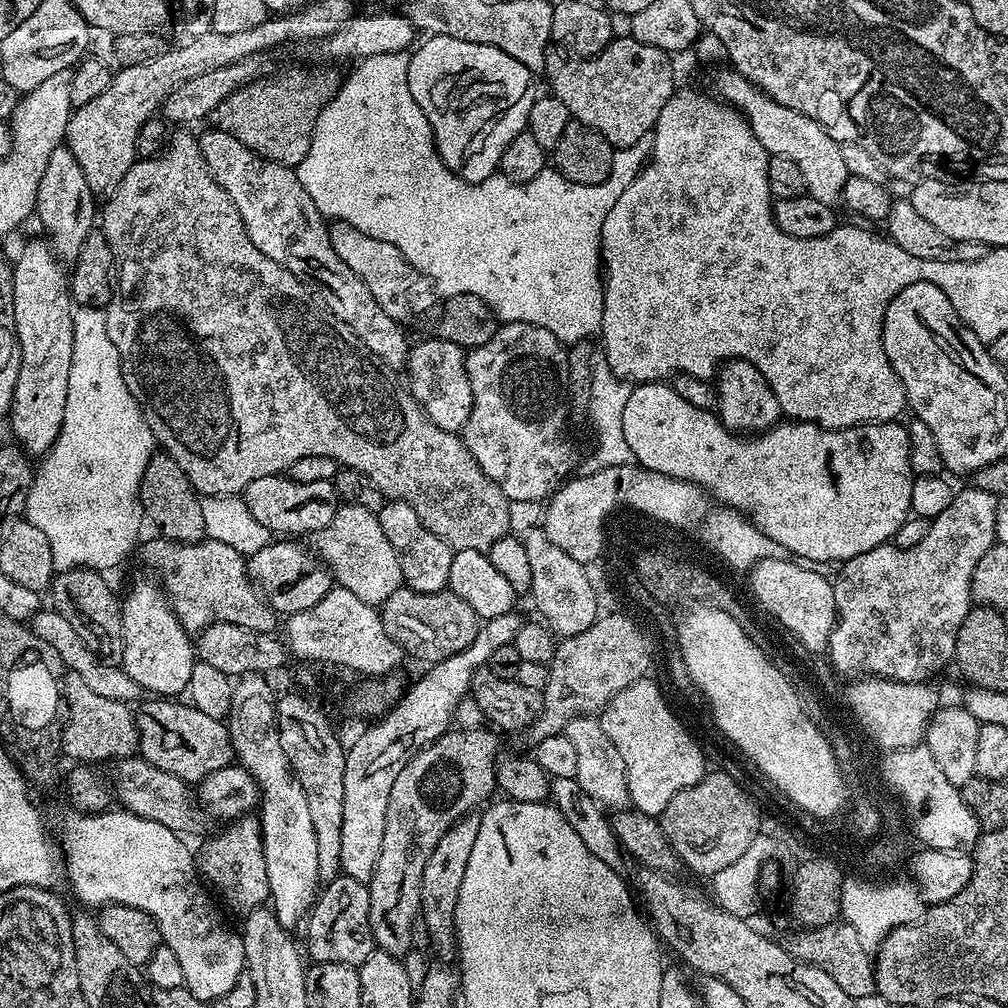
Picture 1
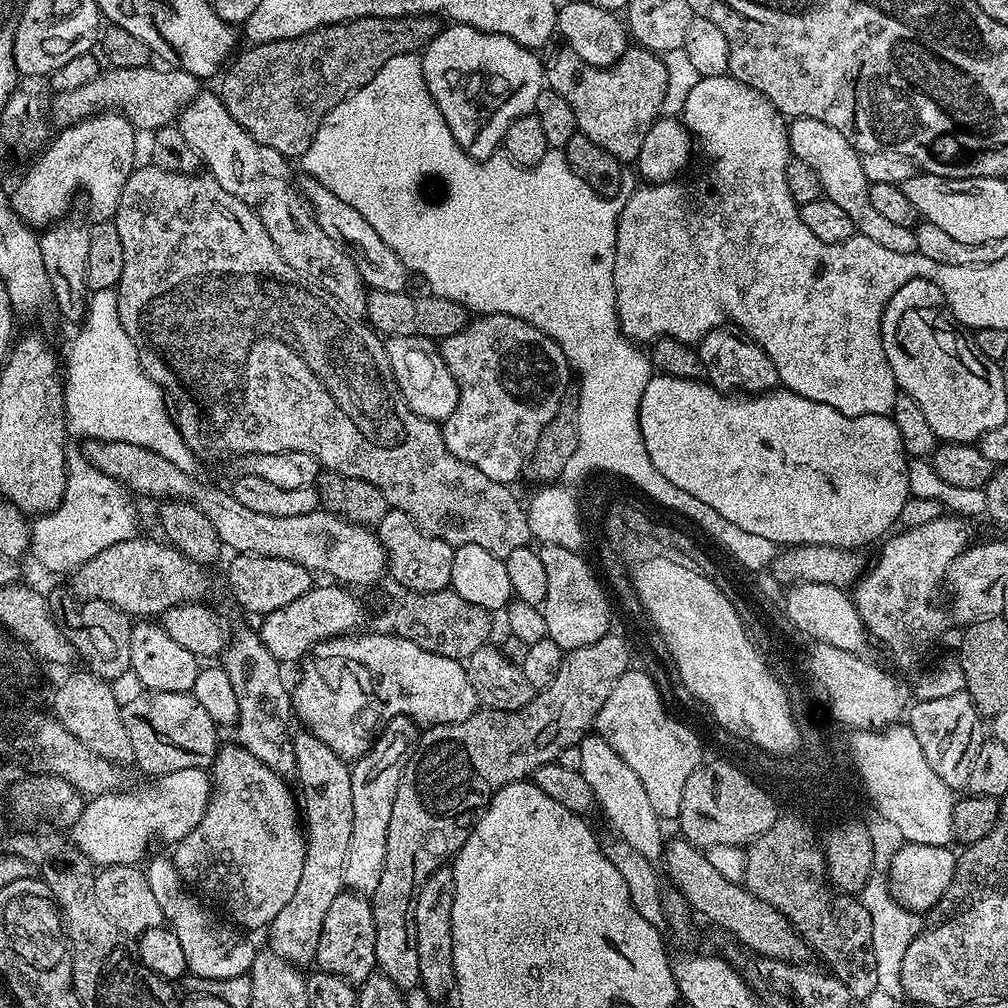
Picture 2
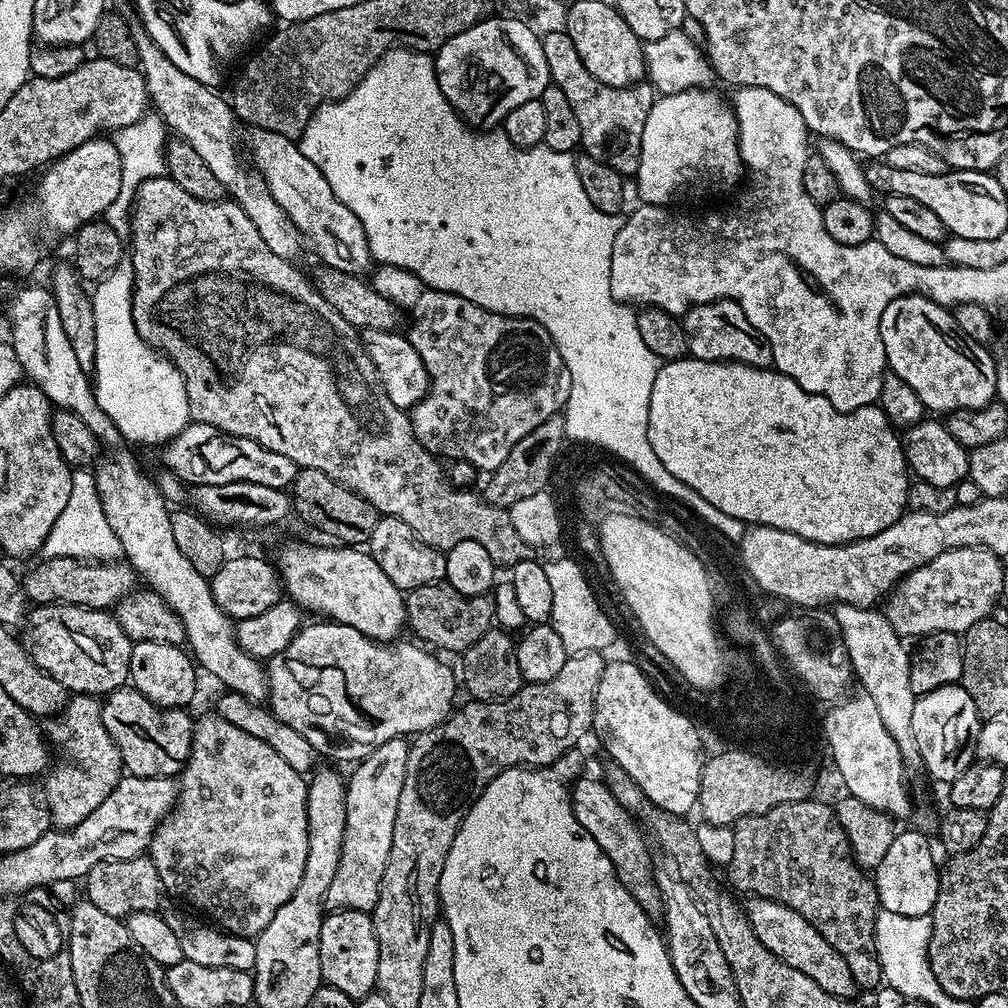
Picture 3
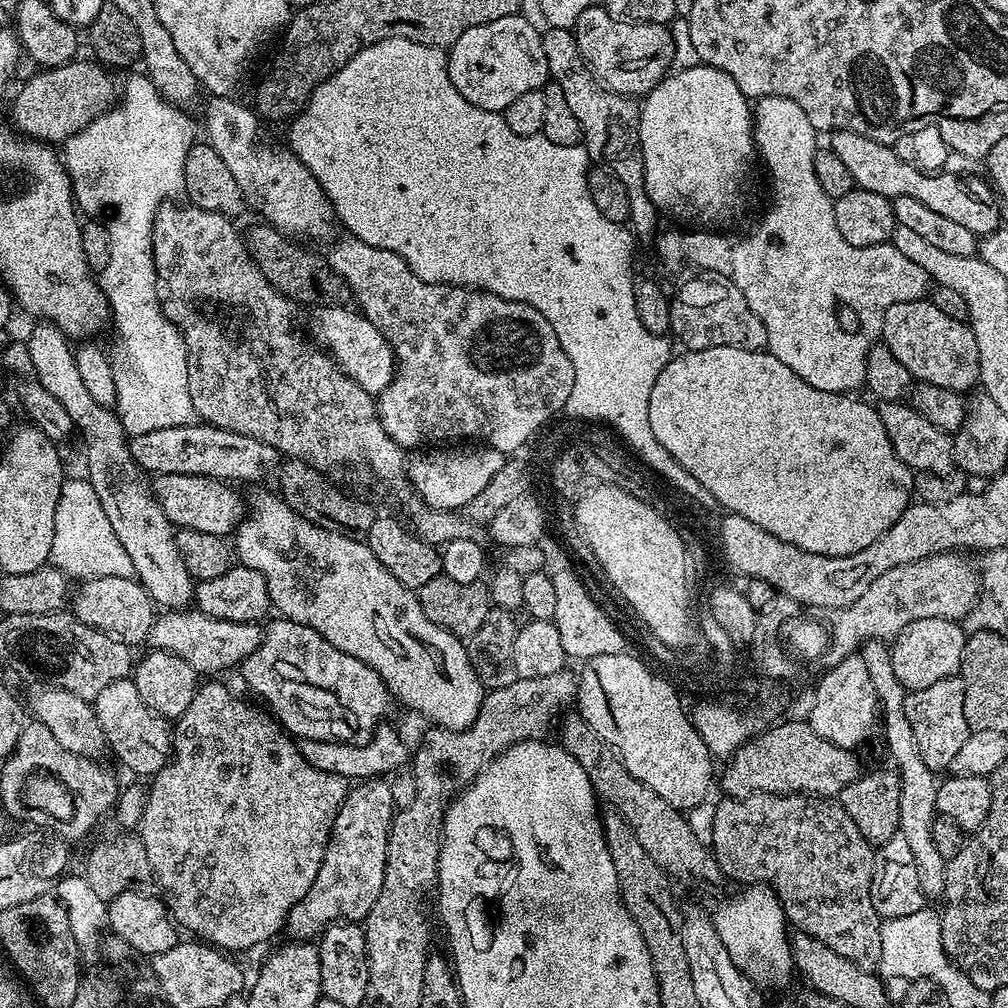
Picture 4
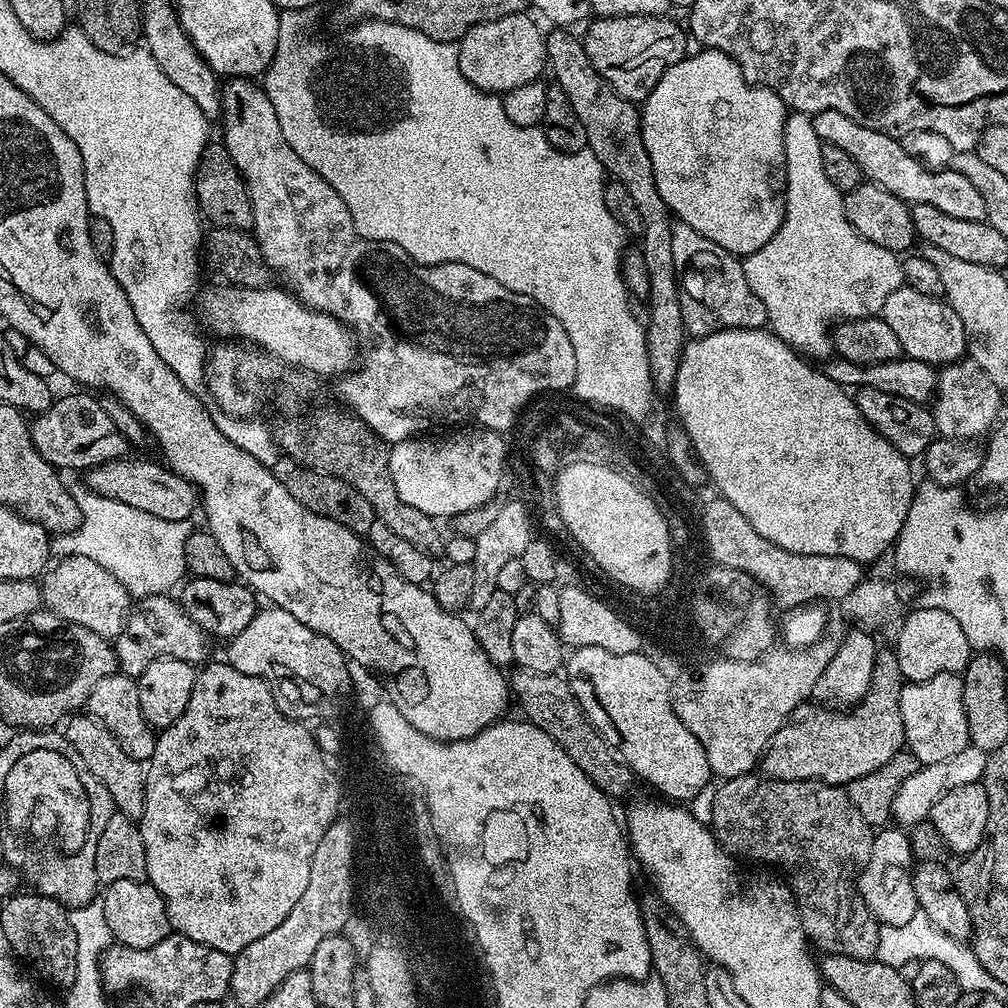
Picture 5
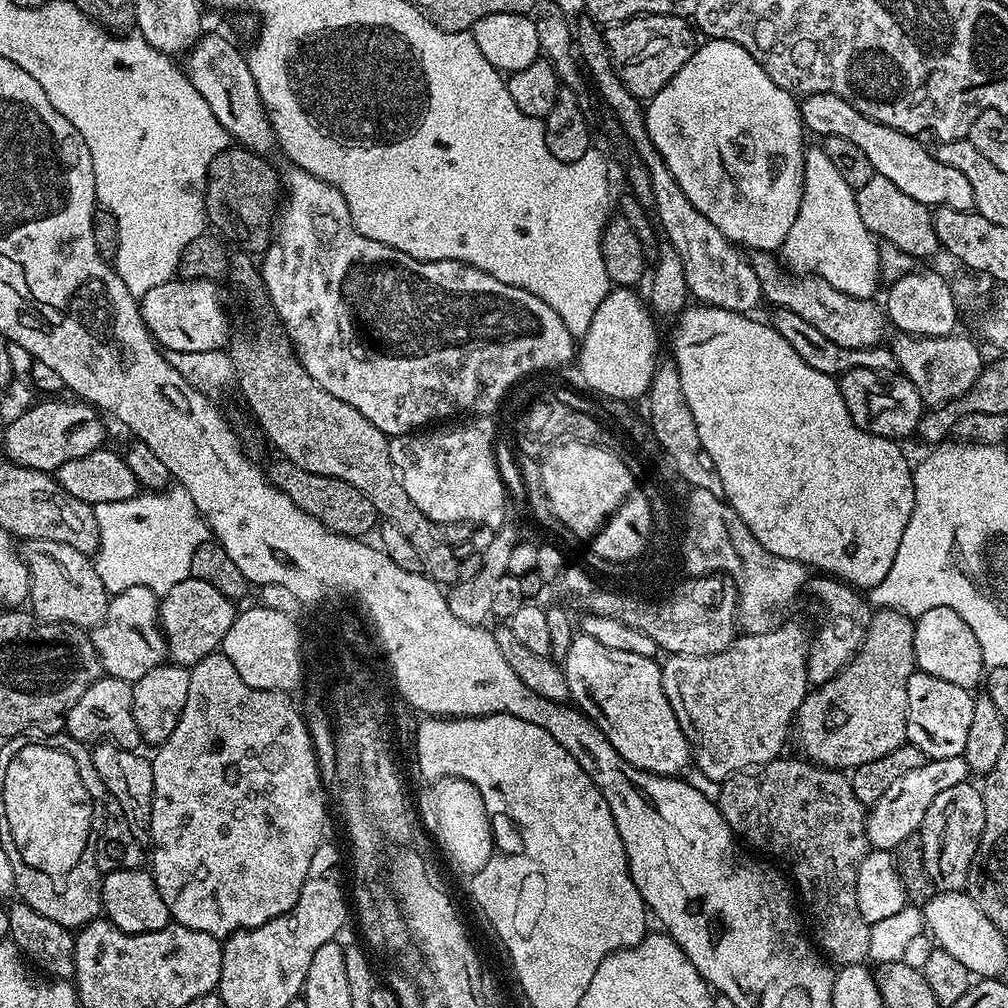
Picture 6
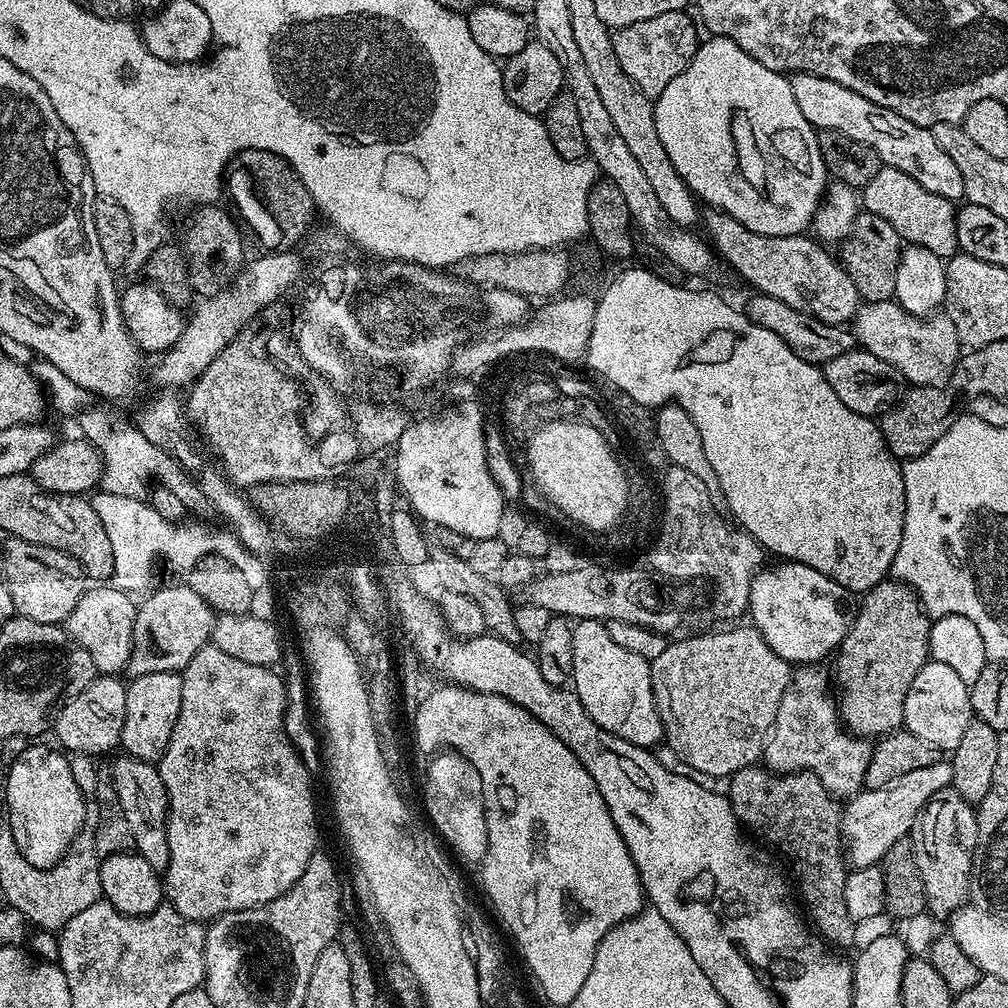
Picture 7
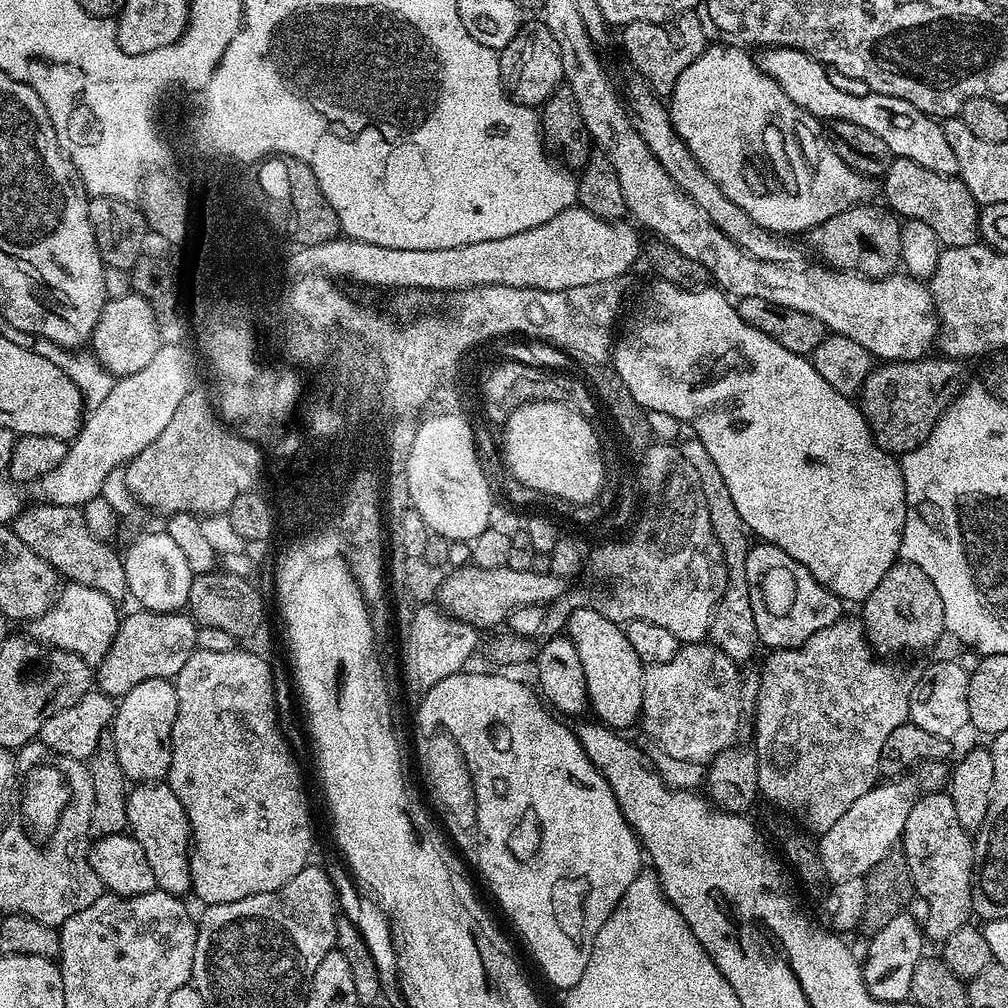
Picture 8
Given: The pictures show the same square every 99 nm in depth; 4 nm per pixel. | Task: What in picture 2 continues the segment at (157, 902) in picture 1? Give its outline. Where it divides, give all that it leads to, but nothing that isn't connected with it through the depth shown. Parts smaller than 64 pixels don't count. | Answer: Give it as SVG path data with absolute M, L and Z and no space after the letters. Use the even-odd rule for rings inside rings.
M167 855L150 860L147 861L148 868L146 867L148 885L152 887L158 906L162 906L167 927L172 929L178 942L182 942L182 954L186 954L188 972L197 980L225 980L249 975L258 951L257 945L252 945L244 937L247 935L243 931L237 930L219 915L211 916L207 912L209 909L186 887L175 864Z

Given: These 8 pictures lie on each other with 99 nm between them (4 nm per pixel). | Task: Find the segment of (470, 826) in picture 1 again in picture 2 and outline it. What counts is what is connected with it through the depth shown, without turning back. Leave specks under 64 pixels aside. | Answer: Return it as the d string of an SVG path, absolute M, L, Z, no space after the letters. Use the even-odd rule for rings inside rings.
M442 866L420 886L415 902L415 938L418 939L420 986L429 997L442 999L446 990L455 987L453 970L453 874Z

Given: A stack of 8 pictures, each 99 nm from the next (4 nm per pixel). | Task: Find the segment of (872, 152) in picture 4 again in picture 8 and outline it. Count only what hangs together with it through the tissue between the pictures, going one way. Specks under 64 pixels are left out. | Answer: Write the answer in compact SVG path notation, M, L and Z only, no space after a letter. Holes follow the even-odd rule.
M765 47L761 52L764 53L758 56L760 69L778 82L790 102L794 102L811 116L824 122L858 122L858 126L874 130L874 134L878 134L878 138L882 138L882 142L890 146L893 157L910 158L910 162L918 162L918 166L926 166L928 170L934 170L943 176L957 175L958 158L954 158L954 150L950 150L950 142L946 142L946 134L939 119L927 116L922 110L910 106L910 102L902 102L902 98L869 91L865 91L864 96L847 92L831 80L833 77L825 65L797 48Z

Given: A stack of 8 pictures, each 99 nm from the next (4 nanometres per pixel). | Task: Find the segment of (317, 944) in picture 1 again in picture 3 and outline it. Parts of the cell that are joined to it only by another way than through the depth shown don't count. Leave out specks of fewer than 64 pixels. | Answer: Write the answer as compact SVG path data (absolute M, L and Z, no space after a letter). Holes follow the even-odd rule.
M342 908L325 915L320 931L320 978L327 987L342 990L357 1002L377 991L378 938L369 913Z

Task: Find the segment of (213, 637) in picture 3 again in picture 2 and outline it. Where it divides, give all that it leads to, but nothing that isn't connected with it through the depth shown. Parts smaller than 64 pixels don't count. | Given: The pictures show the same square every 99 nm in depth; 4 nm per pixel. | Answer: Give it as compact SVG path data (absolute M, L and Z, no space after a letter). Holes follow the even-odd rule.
M240 624L236 628L236 632L234 628L230 636L230 643L222 653L222 667L226 670L226 678L230 678L234 698L238 698L238 718L234 725L235 743L250 754L254 754L254 758L258 758L258 762L270 766L270 770L274 770L279 776L291 777L296 771L296 759L294 758L294 746L289 742L288 723L294 720L294 709L290 688L280 681L281 661L274 659L270 650L266 650L266 646L260 641L259 631L252 629L251 632L246 625Z

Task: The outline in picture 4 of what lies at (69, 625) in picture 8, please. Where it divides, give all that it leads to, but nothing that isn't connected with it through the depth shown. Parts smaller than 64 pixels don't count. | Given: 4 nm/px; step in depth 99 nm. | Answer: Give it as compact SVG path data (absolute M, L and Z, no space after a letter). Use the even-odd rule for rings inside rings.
M164 610L153 619L147 643L153 649L161 652L169 652L178 658L182 658L198 674L204 675L205 672L208 675L205 677L212 678L215 677L212 676L215 672L224 672L227 668L232 667L232 669L235 669L237 666L243 664L246 658L250 658L250 654L254 654L254 650L258 650L263 637L264 628L259 623L251 624L250 622L219 620L199 610Z

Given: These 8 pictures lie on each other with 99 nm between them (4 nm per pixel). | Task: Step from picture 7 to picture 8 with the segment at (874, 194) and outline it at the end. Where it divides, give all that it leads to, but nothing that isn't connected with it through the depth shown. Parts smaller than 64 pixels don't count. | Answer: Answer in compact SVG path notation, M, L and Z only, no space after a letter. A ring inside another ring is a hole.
M895 157L892 164L883 174L884 183L883 203L904 220L921 220L938 234L941 245L944 248L954 246L970 246L977 243L980 234L980 208L976 199L970 194L970 190L964 185L963 180L956 176L943 176L934 170L928 170L926 166L918 166L918 162L910 162L910 158Z

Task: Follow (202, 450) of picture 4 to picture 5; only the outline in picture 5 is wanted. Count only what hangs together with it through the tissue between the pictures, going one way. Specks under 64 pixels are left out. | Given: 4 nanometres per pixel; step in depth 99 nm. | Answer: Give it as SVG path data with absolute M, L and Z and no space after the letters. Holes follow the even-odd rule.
M84 390L76 391L80 392L64 396L61 400L60 397L53 399L52 405L31 421L32 441L38 454L42 454L44 461L57 470L87 470L108 460L121 459L127 453L124 451L130 448L130 441L118 432L101 401L92 397L95 395Z

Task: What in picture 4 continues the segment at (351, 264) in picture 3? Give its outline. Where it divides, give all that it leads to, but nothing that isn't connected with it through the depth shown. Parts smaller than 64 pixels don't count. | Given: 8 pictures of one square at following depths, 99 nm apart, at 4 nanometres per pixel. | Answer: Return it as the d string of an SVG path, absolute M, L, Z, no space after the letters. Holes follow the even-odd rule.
M212 96L204 112L202 128L208 131L207 143L211 144L218 157L226 162L230 174L241 187L247 207L261 212L263 219L278 231L292 238L309 236L312 240L324 240L332 232L334 209L322 186L306 170L306 166L291 148L284 146L272 149L268 144L259 144L260 124L257 113L251 107L239 104L239 99Z

